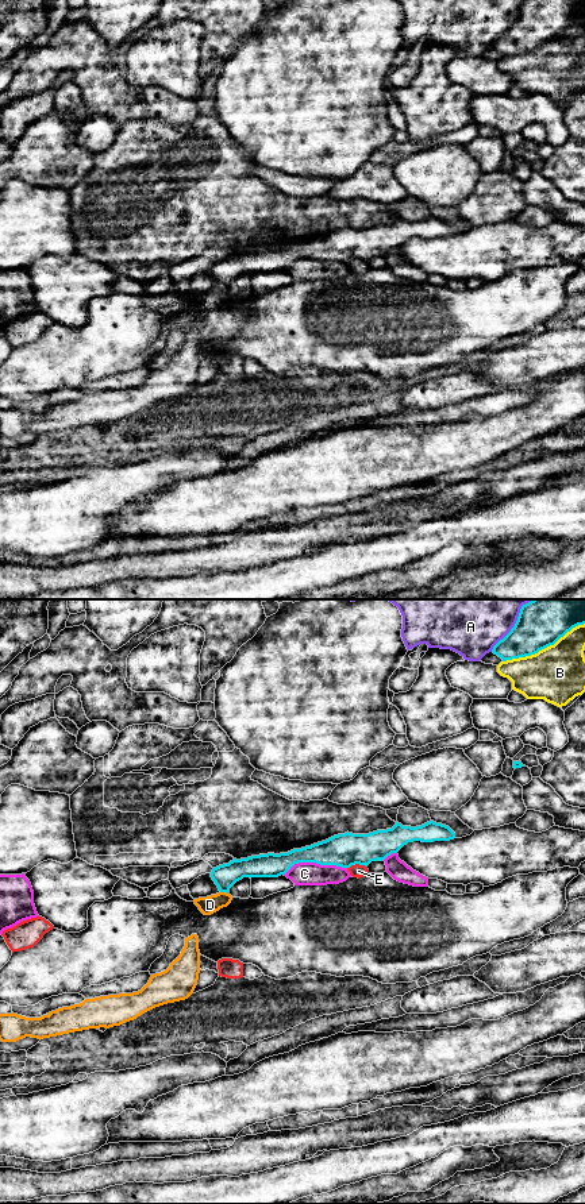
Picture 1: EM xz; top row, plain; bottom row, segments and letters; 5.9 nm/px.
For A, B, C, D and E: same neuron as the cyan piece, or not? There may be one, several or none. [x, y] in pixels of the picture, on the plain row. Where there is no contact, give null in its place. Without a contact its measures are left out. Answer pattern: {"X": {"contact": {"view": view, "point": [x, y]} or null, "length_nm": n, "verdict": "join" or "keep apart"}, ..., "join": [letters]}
{"A": {"contact": {"view": "xz", "point": [512, 23]}, "length_nm": 340, "verdict": "keep apart"}, "B": {"contact": {"view": "xz", "point": [543, 43]}, "length_nm": 550, "verdict": "keep apart"}, "C": {"contact": {"view": "xz", "point": [315, 257]}, "length_nm": 380, "verdict": "keep apart"}, "D": {"contact": {"view": "xz", "point": [224, 286]}, "length_nm": 50, "verdict": "keep apart"}, "E": {"contact": {"view": "xz", "point": [357, 258]}, "length_nm": 120, "verdict": "keep apart"}, "join": []}

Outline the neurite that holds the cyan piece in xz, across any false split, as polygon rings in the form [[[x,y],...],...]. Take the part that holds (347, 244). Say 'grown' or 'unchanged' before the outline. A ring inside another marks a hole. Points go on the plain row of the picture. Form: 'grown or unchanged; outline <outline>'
unchanged; outline [[[434,216],[416,223],[403,221],[396,217],[392,224],[369,229],[347,227],[288,248],[234,254],[228,259],[213,263],[211,273],[220,288],[228,289],[230,283],[243,273],[278,273],[299,258],[316,258],[342,263],[350,263],[355,259],[367,262],[372,256],[382,256],[392,248],[397,248],[408,238],[450,236],[454,234],[455,228],[449,221]]]

